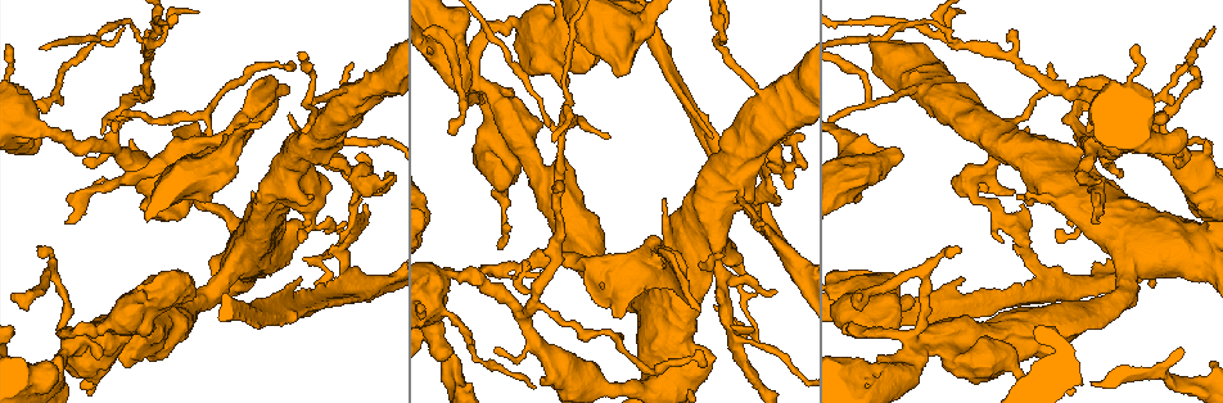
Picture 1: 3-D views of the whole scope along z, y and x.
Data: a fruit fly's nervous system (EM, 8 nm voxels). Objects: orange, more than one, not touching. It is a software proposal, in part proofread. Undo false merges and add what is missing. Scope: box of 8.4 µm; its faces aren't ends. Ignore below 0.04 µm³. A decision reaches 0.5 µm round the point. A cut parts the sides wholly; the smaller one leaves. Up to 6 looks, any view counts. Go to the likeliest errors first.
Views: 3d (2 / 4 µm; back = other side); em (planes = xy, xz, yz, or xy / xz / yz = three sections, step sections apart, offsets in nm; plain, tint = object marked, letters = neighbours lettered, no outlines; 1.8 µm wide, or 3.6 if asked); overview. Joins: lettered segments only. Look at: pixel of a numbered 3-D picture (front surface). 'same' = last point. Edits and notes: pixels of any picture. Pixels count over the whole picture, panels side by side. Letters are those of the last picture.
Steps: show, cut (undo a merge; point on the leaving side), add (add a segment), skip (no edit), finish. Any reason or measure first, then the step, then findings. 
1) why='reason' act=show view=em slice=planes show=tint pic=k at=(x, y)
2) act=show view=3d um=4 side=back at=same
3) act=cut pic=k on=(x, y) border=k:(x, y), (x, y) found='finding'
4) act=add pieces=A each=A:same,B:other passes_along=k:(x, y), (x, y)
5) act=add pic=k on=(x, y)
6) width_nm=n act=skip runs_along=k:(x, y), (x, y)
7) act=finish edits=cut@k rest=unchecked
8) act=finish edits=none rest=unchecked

act=show view=em slice=yz step=4 show=tint pic=1 at=(915, 338)

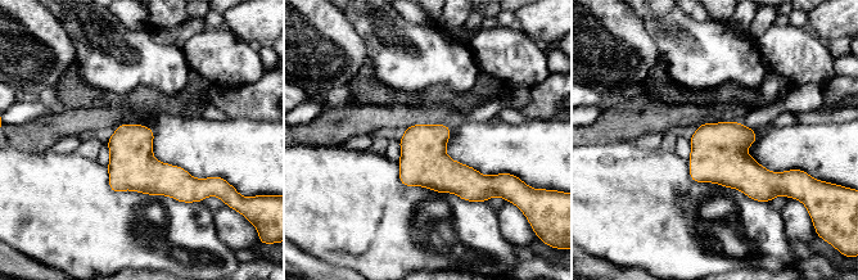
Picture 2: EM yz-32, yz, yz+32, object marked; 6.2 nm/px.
act=show view=em slice=planes show=letters at=same

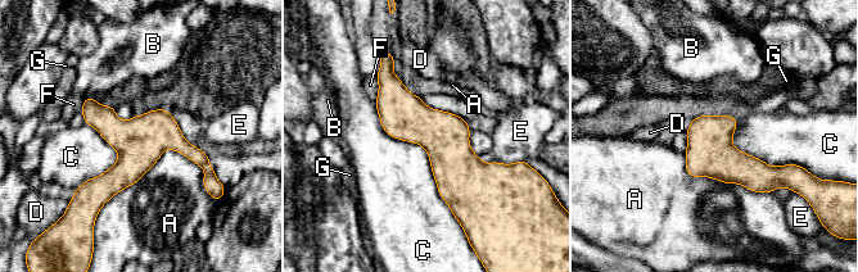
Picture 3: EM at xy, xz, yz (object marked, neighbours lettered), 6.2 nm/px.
act=skip each=A:other,B:other,C:other,D:other,E:other,F:other,G:other found='one cell here'

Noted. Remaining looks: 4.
why='looks like a crossing' act=show view=em slice=yz step=4 show=tint pic=1 at=(954, 43)

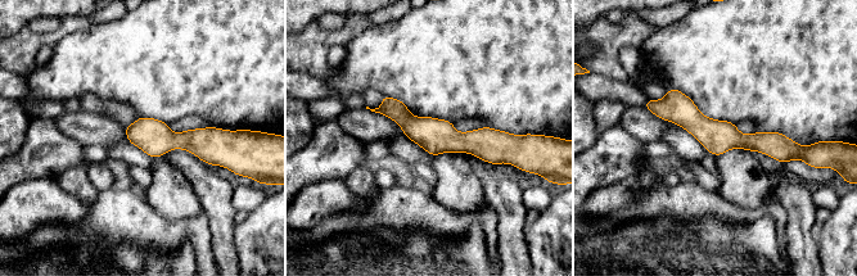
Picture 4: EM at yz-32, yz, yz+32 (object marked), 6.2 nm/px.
act=show view=em slice=planes show=tint at=same

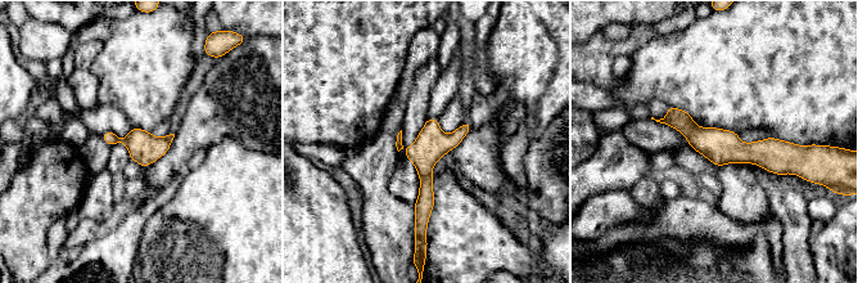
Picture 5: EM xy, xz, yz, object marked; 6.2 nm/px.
why='see the neighbours' act=show view=em slice=planes show=letters at=same

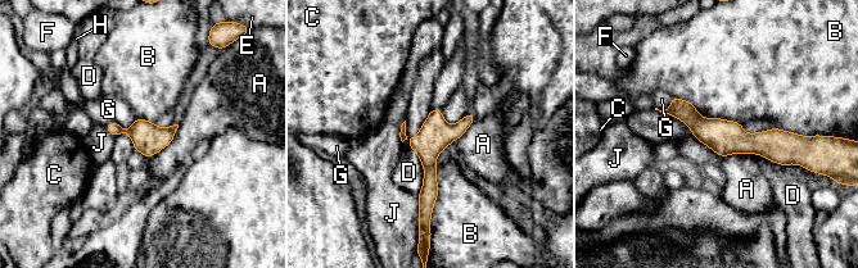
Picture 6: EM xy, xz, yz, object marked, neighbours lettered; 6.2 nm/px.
act=skip each=A:other,B:other,C:other,D:other,E:other,F:other,G:other,H:other,J:other border=6:(136, 118), (127, 128), (104, 123) found='all the same cell'

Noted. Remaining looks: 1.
act=finish edits=none rest=unchecked

